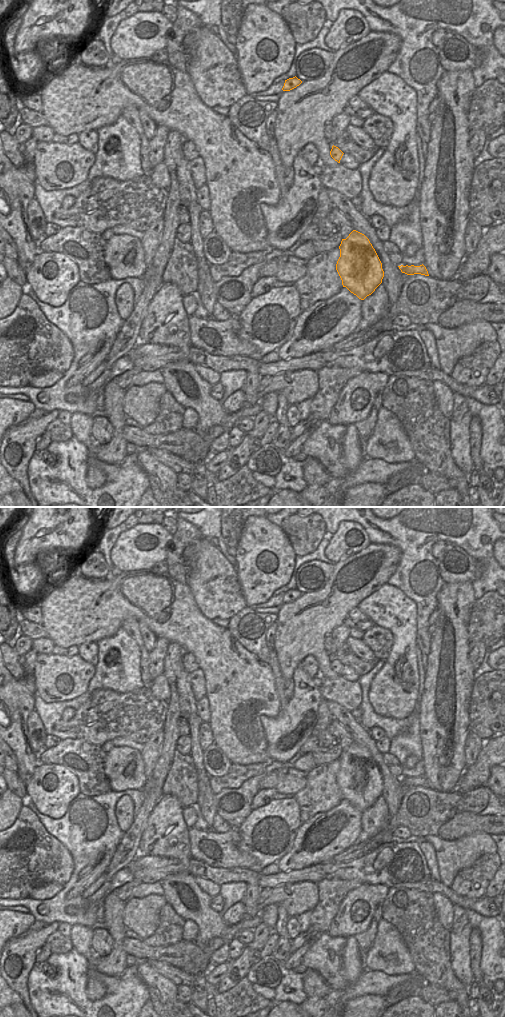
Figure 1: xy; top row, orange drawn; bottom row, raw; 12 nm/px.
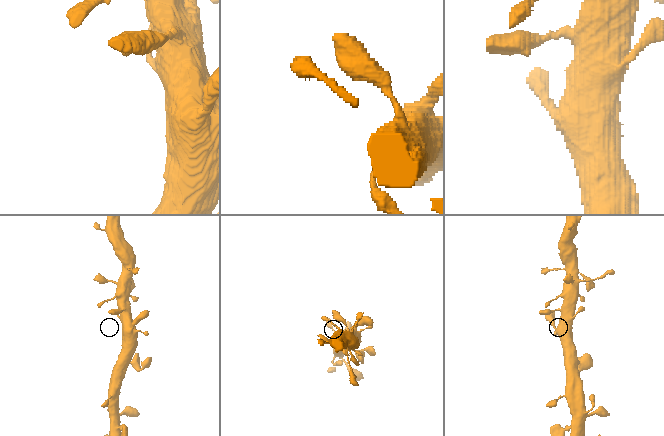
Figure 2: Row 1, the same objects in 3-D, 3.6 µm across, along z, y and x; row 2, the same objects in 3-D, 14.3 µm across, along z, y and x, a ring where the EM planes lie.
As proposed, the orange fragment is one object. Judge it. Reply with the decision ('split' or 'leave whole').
leave whole

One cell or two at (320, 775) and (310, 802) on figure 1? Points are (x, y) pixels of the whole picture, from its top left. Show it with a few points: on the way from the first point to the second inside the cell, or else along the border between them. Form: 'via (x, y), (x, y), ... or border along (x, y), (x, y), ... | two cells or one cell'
via (320, 782), (320, 792), (317, 795) | one cell

